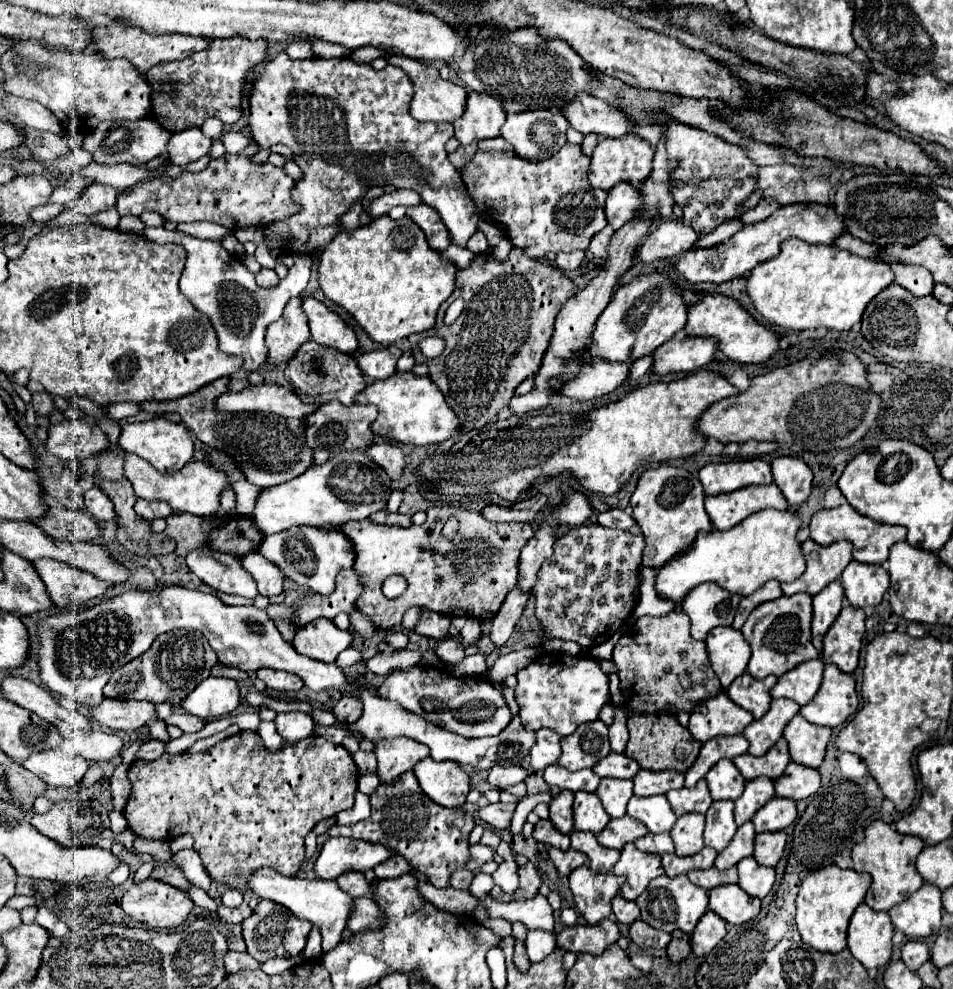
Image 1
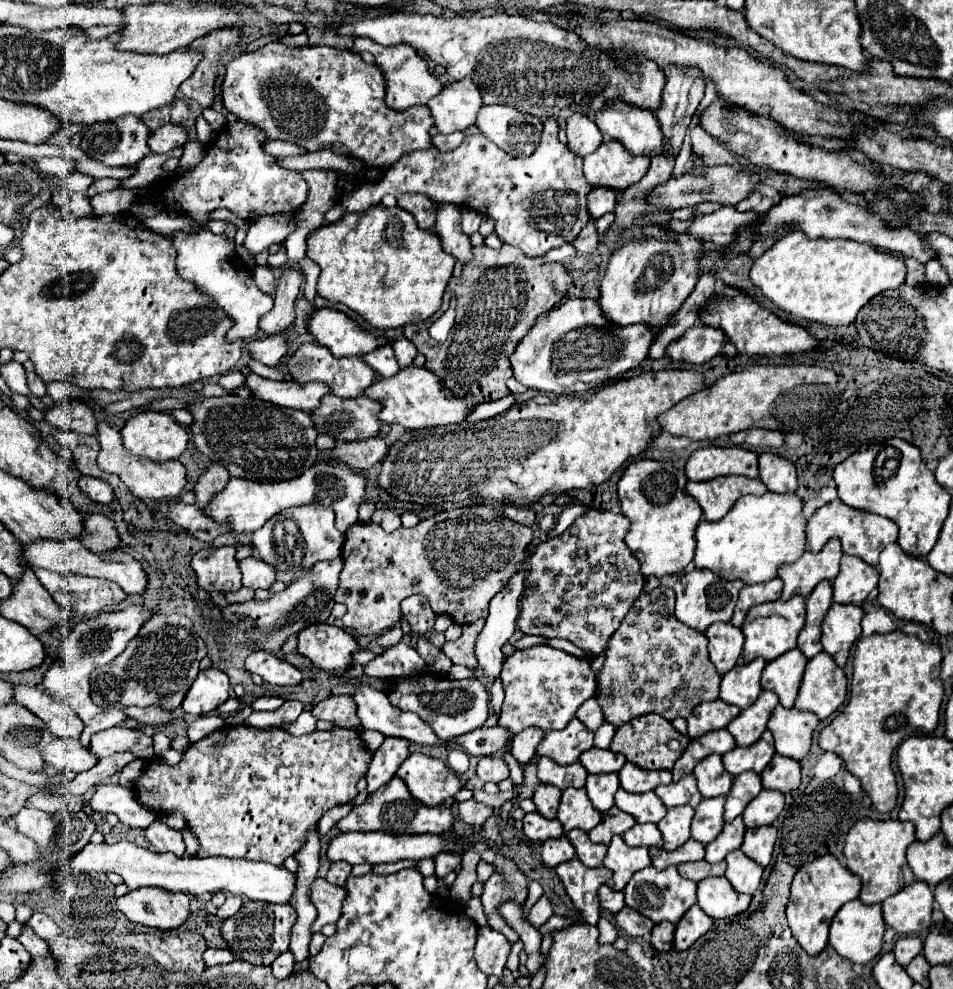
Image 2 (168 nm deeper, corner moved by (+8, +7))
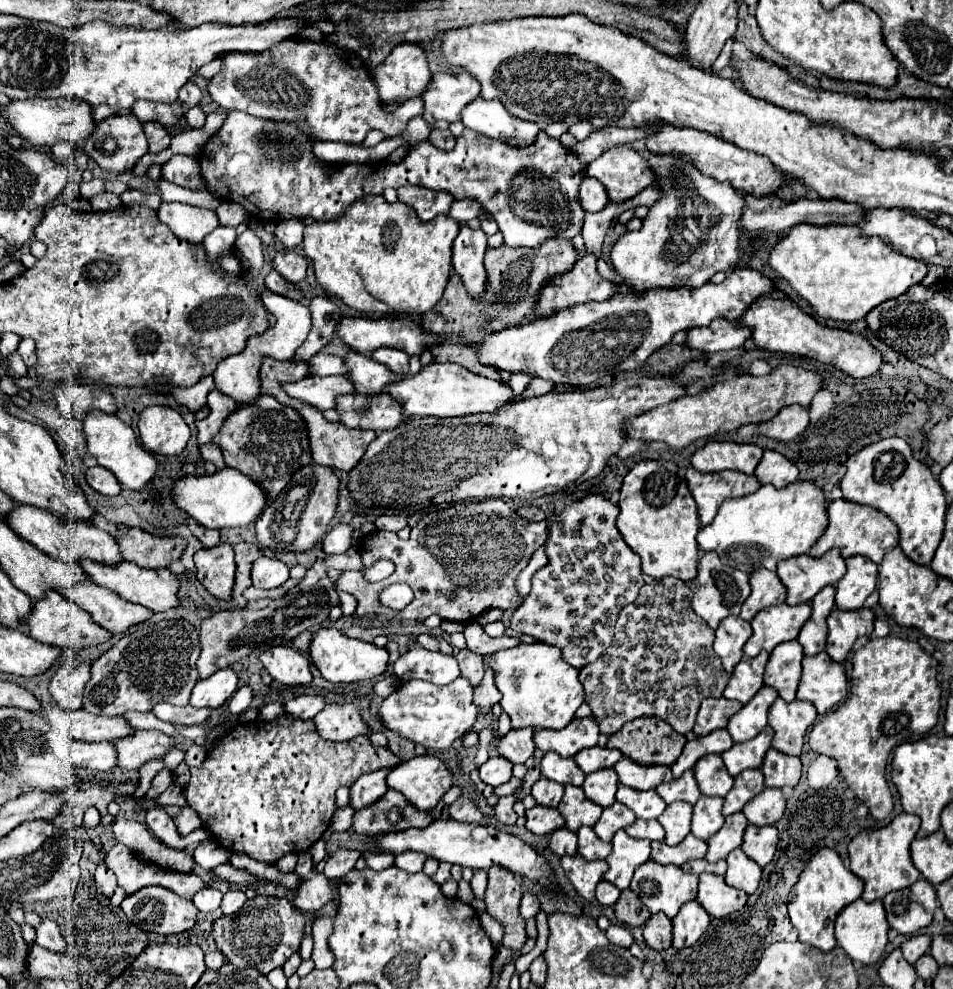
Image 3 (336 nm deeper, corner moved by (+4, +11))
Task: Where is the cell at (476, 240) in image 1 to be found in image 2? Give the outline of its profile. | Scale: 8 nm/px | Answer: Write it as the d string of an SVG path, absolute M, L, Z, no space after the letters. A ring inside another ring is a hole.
M465 207L465 209L463 209L463 213L461 213L461 227L463 227L463 233L473 235L473 233L479 229L481 219L483 219L483 215L481 215L481 213L475 213L475 209Z

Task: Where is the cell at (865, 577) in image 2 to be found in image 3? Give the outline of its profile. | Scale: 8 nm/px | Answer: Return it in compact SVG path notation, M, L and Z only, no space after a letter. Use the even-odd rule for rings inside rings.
M861 555L845 559L845 565L847 565L847 573L837 583L835 605L837 609L853 611L863 607L865 599L875 591L879 571L873 561Z

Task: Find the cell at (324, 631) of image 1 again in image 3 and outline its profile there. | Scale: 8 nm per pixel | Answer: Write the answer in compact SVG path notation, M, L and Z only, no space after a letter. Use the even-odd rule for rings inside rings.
M321 627L313 635L309 653L311 653L315 667L321 671L321 675L327 681L333 681L333 683L355 683L355 681L373 679L373 677L377 677L385 671L385 665L389 661L387 649L379 649L373 643L365 643L365 641L359 641L359 639L351 639L345 633L341 633L339 629L333 629L333 627L331 629Z

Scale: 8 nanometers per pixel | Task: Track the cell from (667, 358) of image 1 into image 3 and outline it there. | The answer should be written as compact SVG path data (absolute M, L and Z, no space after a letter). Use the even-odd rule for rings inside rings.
M715 319L709 327L689 329L685 345L699 353L723 353L741 347L749 335L749 329L741 327L735 321Z

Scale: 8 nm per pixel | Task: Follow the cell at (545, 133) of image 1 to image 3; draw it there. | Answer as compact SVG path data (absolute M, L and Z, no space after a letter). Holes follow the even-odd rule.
M477 97L463 109L461 121L469 129L513 147L531 145L541 129L539 123L523 121L509 113L499 99L487 101L483 97Z

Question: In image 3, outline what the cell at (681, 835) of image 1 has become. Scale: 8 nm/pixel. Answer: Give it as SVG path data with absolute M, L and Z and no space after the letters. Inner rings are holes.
M675 801L675 803L667 805L667 809L663 811L663 817L659 817L659 823L663 825L663 829L667 833L667 837L665 837L667 845L677 845L689 835L691 813L693 813L693 807L687 805L685 801Z

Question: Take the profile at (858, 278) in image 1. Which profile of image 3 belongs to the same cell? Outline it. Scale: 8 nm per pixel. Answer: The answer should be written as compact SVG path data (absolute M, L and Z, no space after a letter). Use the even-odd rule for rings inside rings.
M795 225L771 249L769 265L809 301L819 317L833 321L863 319L873 307L899 297L927 273L923 261L897 253L879 237L863 235L851 225Z

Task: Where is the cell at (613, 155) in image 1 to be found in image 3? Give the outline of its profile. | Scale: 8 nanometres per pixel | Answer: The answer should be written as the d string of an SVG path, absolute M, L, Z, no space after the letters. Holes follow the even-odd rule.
M617 145L601 153L589 163L587 175L599 179L605 185L609 199L617 203L635 197L655 181L655 173L649 169L647 159L629 145Z

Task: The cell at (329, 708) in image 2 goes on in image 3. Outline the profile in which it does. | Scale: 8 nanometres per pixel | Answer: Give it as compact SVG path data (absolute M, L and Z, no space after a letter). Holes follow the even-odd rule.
M357 703L325 705L313 721L319 735L331 741L349 741L357 735L371 733L371 727L361 717L361 707Z

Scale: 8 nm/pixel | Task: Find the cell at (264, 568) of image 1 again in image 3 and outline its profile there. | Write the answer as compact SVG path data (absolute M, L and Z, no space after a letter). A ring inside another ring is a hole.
M259 557L253 561L251 579L253 579L253 587L273 589L273 587L279 587L281 583L285 583L289 579L289 567L283 561Z

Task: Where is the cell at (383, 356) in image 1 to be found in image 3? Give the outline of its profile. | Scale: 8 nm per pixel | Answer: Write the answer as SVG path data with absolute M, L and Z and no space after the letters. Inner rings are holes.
M383 347L383 349L377 349L371 357L375 361L387 365L397 375L407 375L409 373L409 355L403 353L403 351L399 351L399 349Z

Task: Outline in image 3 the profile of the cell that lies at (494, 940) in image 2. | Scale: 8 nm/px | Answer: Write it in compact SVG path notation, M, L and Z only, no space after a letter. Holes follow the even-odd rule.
M487 911L479 913L479 921L481 921L483 931L487 933L487 937L491 937L491 939L503 939L503 927Z

